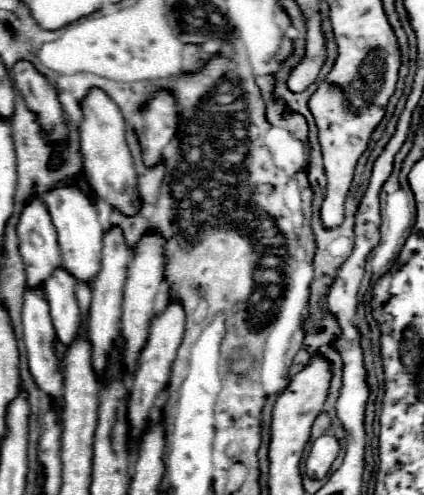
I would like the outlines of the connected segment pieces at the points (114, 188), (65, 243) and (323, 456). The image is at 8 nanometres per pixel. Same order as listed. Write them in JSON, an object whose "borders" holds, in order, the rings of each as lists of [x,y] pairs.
{"borders":[[[[91,89],[87,99],[83,101],[83,123],[79,131],[85,177],[93,193],[105,199],[113,209],[121,211],[123,215],[135,215],[141,201],[137,195],[137,173],[129,147],[125,143],[125,121],[115,101],[107,97],[101,89]]],[[[75,183],[71,187],[55,189],[55,191],[47,193],[43,203],[47,207],[47,213],[51,215],[53,227],[59,237],[59,249],[61,249],[61,257],[63,257],[61,267],[69,275],[73,275],[75,281],[91,283],[95,279],[95,275],[101,271],[101,239],[103,239],[95,203],[91,199],[87,199],[87,195]]],[[[321,435],[319,439],[315,439],[311,445],[311,453],[307,457],[307,463],[305,463],[307,477],[311,477],[311,479],[327,477],[337,453],[339,453],[339,443],[335,437]]]]}

